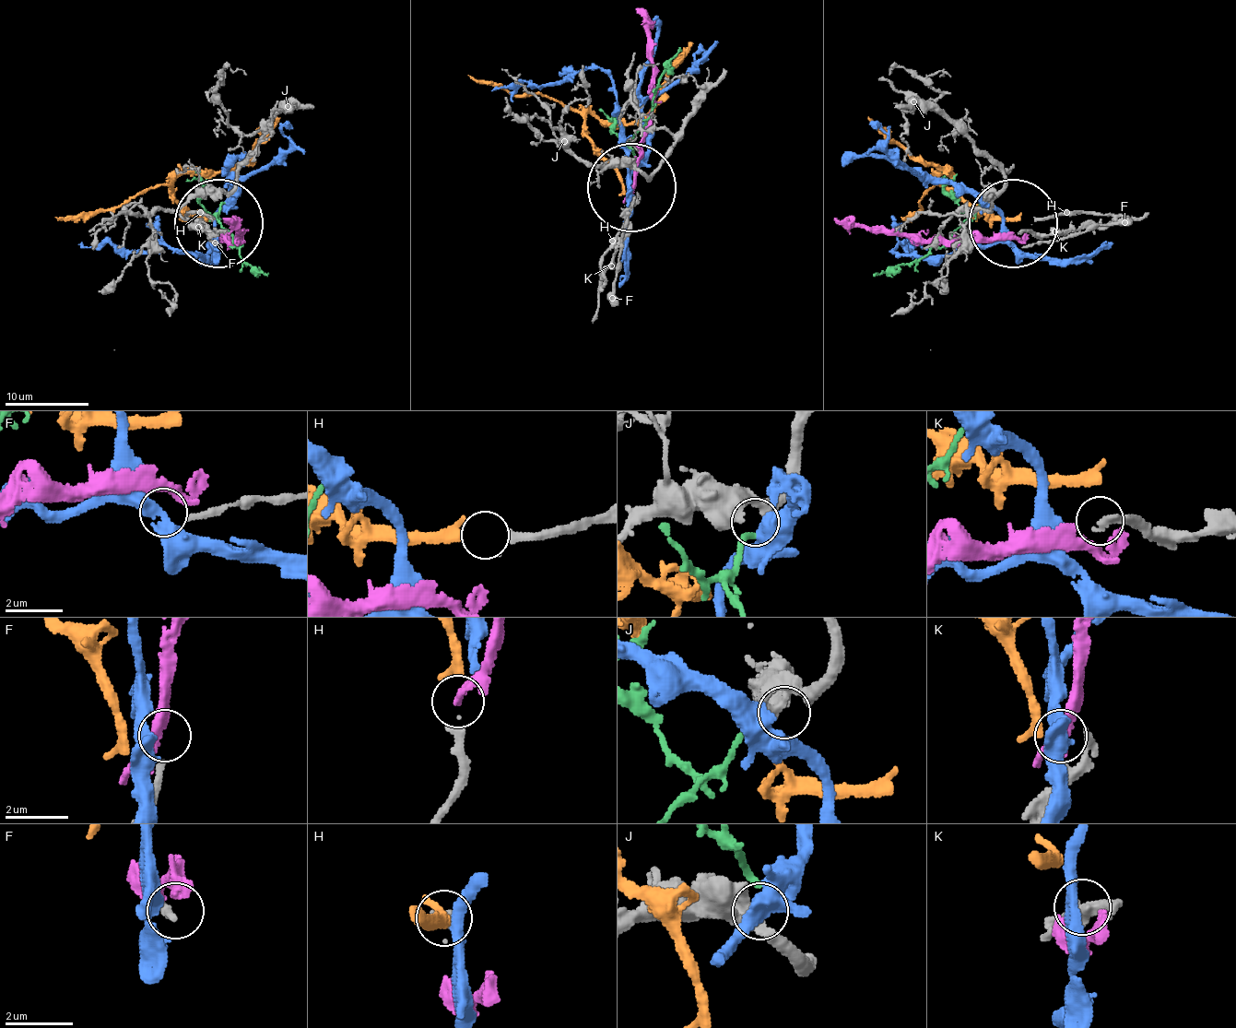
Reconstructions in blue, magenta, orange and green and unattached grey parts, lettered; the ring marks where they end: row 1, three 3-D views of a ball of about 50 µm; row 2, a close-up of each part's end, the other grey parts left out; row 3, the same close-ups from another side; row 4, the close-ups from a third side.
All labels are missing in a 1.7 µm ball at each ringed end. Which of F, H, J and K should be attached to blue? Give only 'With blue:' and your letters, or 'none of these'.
With blue: none of these

